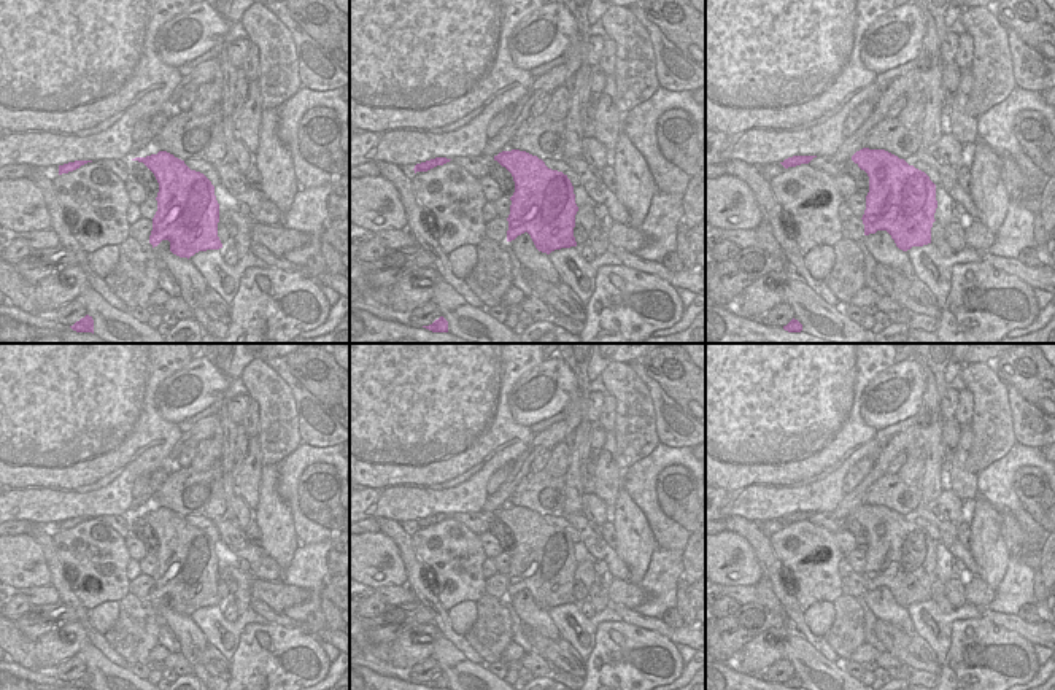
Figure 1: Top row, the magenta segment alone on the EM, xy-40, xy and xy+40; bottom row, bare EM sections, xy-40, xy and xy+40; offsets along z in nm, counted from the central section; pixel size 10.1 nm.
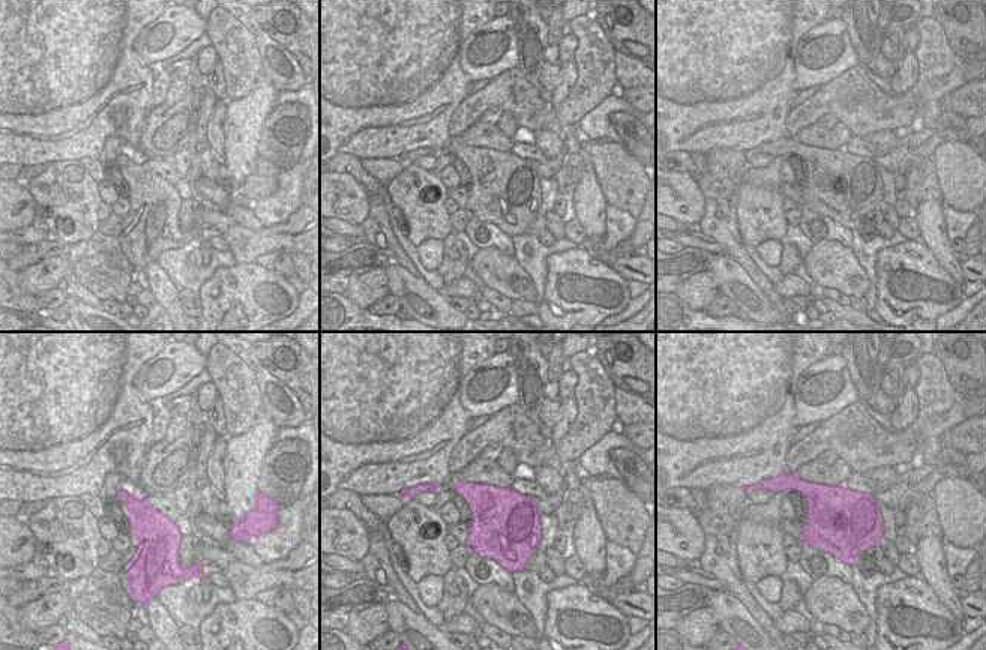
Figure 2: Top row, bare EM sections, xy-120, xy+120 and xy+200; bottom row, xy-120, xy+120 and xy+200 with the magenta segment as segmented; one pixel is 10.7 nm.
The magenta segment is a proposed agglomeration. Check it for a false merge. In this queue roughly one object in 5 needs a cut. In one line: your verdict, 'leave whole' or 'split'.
leave whole

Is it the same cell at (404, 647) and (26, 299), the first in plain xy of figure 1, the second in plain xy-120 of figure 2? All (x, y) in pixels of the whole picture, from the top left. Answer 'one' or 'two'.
two

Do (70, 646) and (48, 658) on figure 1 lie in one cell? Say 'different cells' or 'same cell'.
same cell

